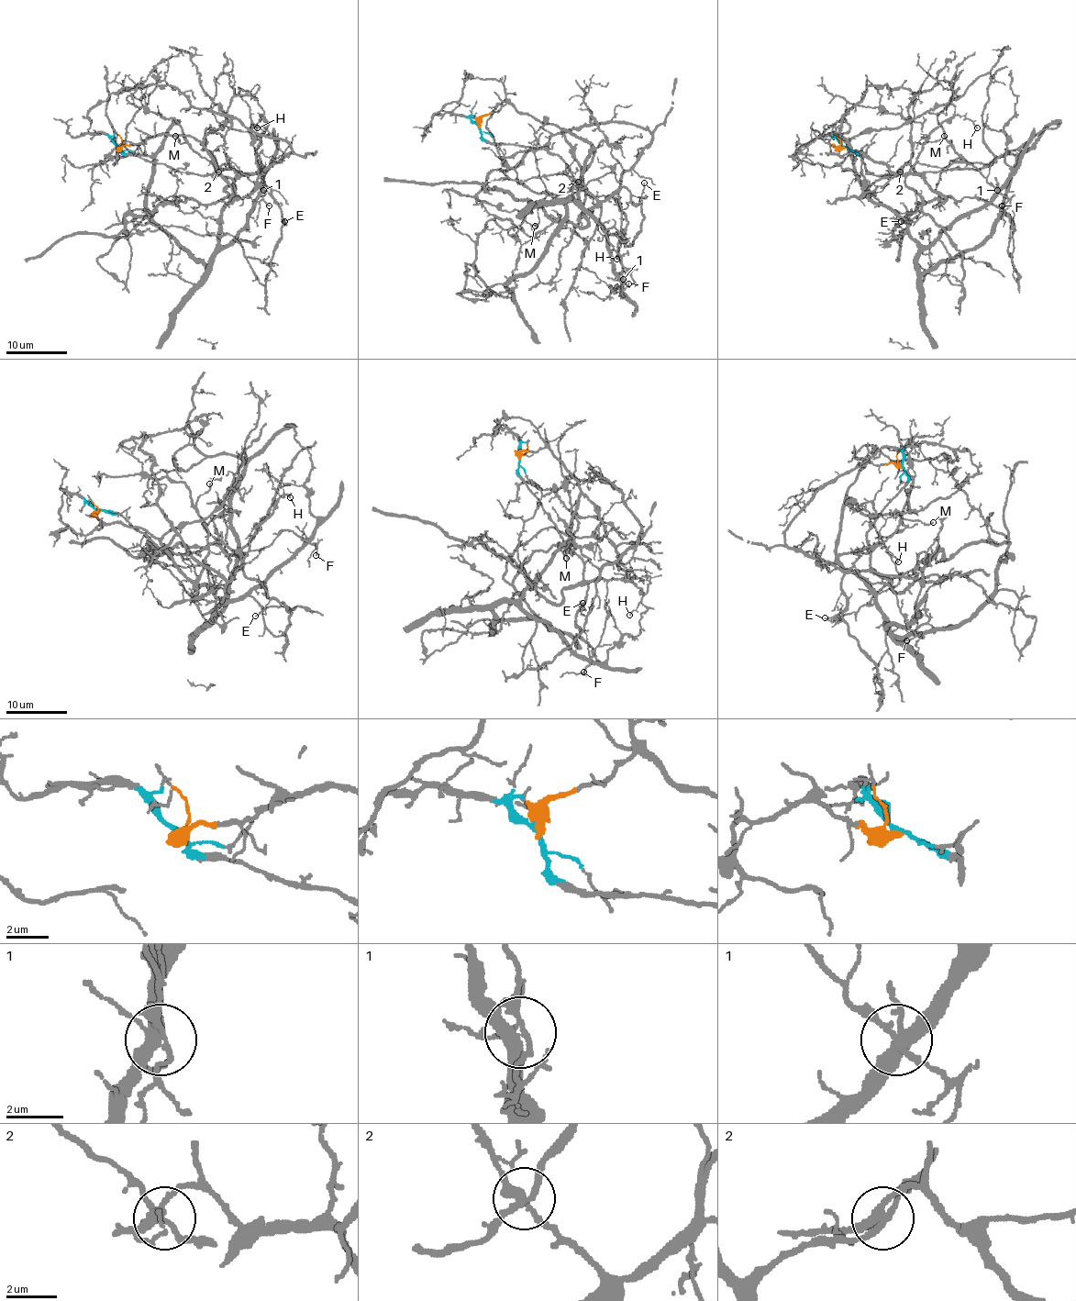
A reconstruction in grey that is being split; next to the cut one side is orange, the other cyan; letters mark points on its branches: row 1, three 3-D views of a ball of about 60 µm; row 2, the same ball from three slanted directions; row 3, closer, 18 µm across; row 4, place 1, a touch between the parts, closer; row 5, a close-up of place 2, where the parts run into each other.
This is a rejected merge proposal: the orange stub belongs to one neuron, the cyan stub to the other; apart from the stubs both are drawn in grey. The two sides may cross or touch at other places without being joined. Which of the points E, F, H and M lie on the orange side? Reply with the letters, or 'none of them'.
M

